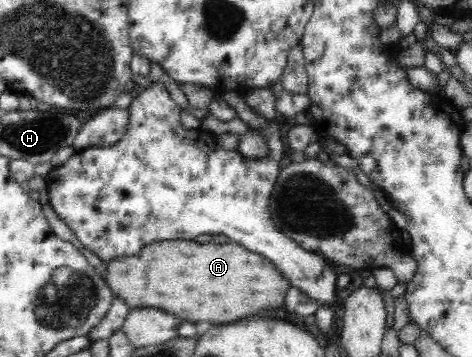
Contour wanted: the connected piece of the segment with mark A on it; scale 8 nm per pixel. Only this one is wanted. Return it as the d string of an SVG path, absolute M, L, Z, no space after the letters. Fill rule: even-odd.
M165 240L147 245L137 255L105 261L105 276L100 273L106 286L111 289L115 300L123 300L130 310L153 306L163 308L163 312L181 318L183 322L213 322L226 325L246 317L265 314L284 304L290 283L277 271L277 268L264 256L247 251L238 243L217 245L213 241L201 244L195 240Z

